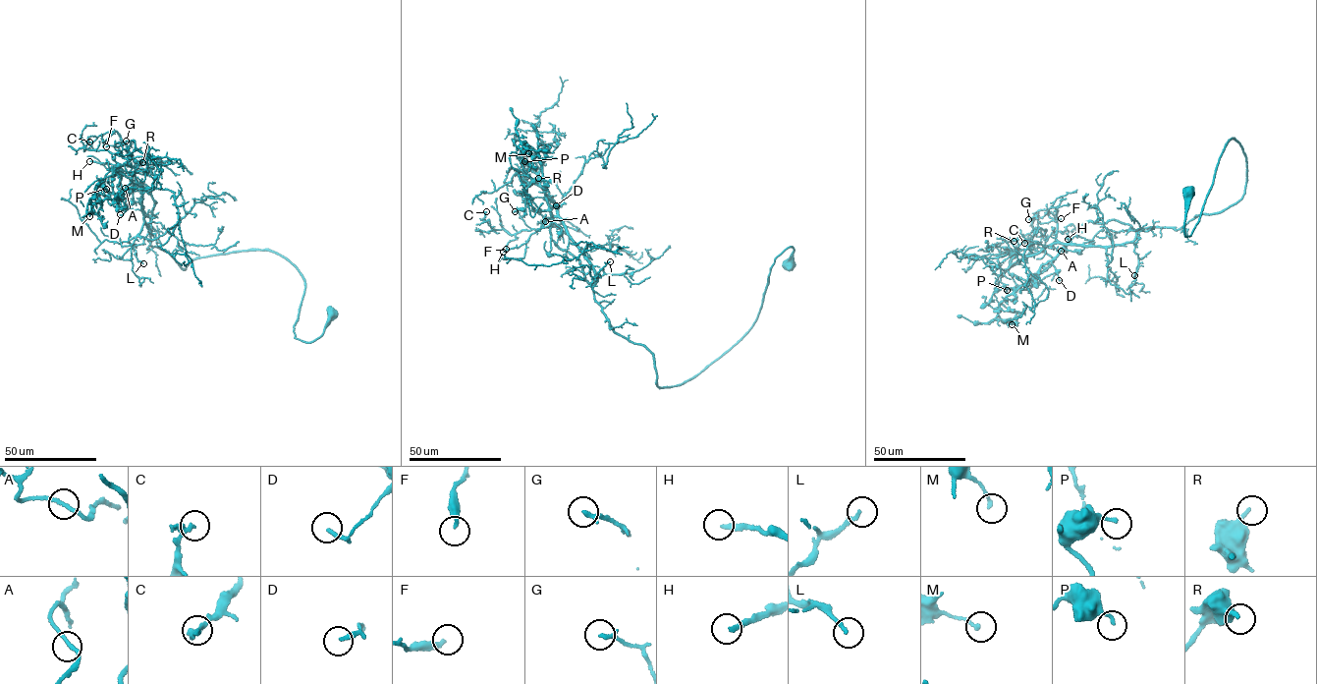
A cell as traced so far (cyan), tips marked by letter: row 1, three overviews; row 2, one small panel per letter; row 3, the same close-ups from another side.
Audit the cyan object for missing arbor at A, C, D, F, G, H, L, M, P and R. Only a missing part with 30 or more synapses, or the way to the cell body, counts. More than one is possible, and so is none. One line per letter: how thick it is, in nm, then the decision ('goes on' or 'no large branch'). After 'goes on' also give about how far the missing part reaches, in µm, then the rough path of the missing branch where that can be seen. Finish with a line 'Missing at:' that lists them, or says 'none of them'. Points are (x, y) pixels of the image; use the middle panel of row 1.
A: calibre 160 nm; no large branch
C: calibre 160 nm; no large branch
D: calibre 200 nm; no large branch
F: calibre 260 nm; no large branch
G: calibre 200 nm; no large branch
H: calibre 240 nm; goes on; missing 40 µm; course (503, 252), (490, 255), (494, 253), (482, 233), (486, 233)
L: calibre 180 nm; no large branch
M: calibre 190 nm; no large branch
P: calibre 160 nm; no large branch
R: calibre 240 nm; no large branch
Missing at: H

